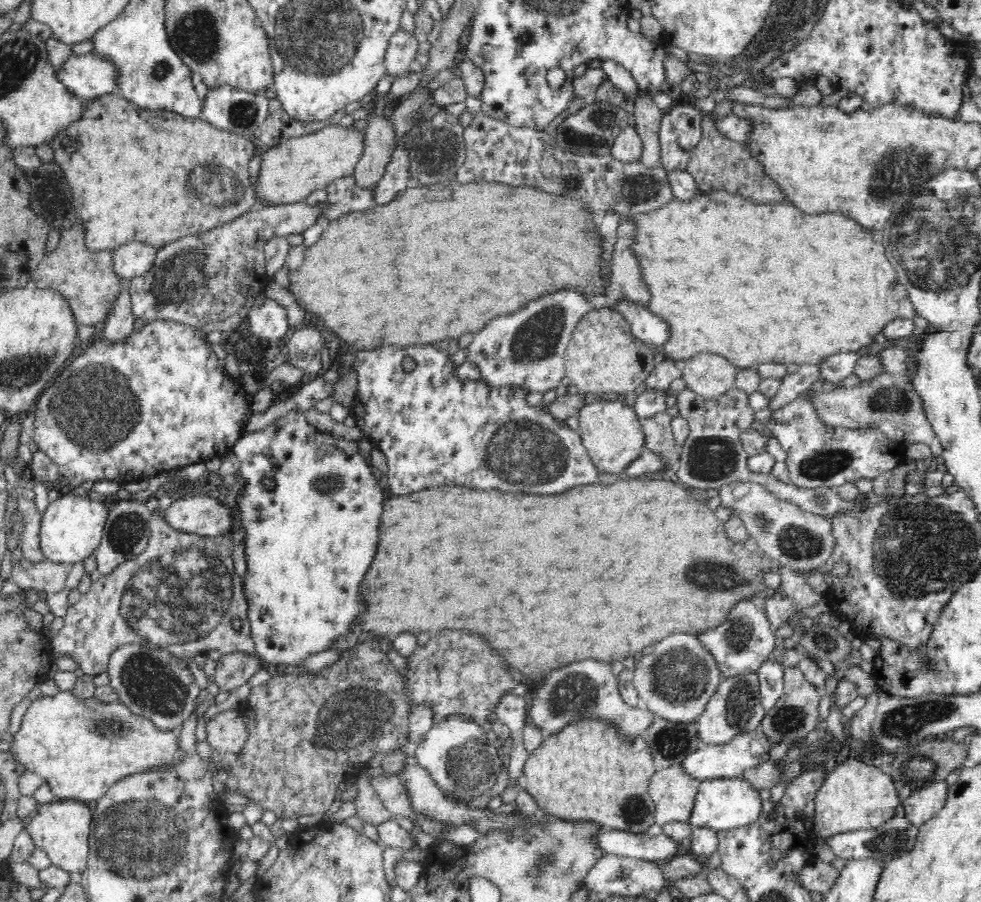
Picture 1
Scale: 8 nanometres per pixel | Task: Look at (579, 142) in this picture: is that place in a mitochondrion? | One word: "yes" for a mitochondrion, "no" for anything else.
yes

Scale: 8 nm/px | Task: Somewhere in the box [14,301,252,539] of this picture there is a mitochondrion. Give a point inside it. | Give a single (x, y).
(97, 409)

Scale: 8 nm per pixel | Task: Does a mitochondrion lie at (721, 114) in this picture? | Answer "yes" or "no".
no

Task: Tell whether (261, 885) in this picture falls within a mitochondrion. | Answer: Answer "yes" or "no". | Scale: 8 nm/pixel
no

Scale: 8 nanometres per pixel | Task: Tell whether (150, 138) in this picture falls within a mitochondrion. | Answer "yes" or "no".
no

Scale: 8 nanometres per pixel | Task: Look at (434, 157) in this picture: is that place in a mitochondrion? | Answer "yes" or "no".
yes

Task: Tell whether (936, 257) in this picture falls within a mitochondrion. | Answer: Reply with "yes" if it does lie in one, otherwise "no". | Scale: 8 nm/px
yes

